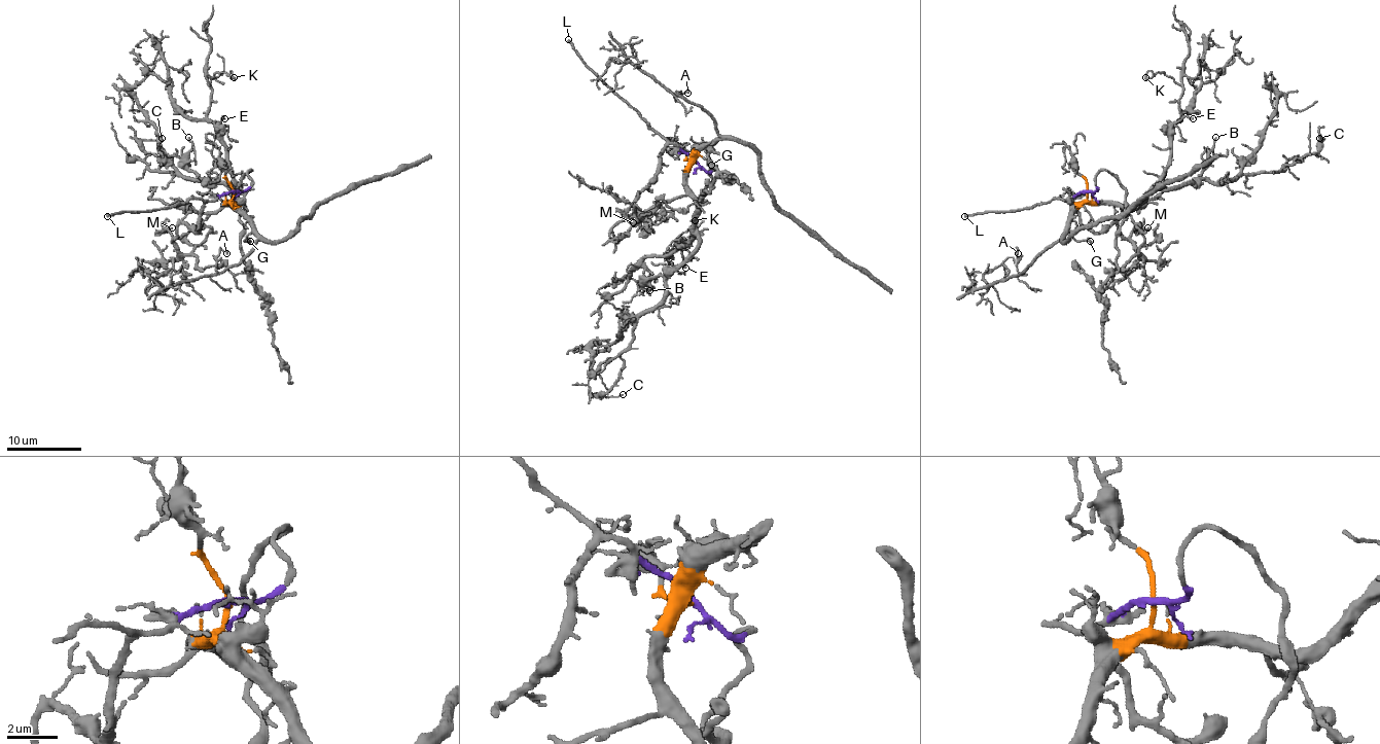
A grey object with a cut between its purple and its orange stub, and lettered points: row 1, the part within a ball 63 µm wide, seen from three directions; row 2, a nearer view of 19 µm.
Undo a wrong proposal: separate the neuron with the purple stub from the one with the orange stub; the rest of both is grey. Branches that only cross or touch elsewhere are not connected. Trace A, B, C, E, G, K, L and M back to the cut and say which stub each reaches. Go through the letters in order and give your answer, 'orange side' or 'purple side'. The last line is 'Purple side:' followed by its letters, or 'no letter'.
A: orange side
B: orange side
C: orange side
E: orange side
G: orange side
K: orange side
L: purple side
M: purple side
Purple side: L, M

